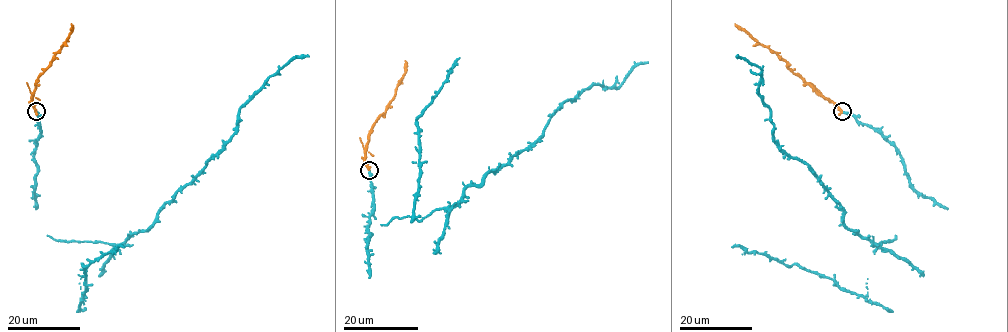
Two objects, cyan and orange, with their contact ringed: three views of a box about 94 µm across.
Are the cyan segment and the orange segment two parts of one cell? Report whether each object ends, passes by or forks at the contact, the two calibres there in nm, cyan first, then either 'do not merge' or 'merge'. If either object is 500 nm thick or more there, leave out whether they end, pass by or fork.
calibres 380 and 500 nm; merge

